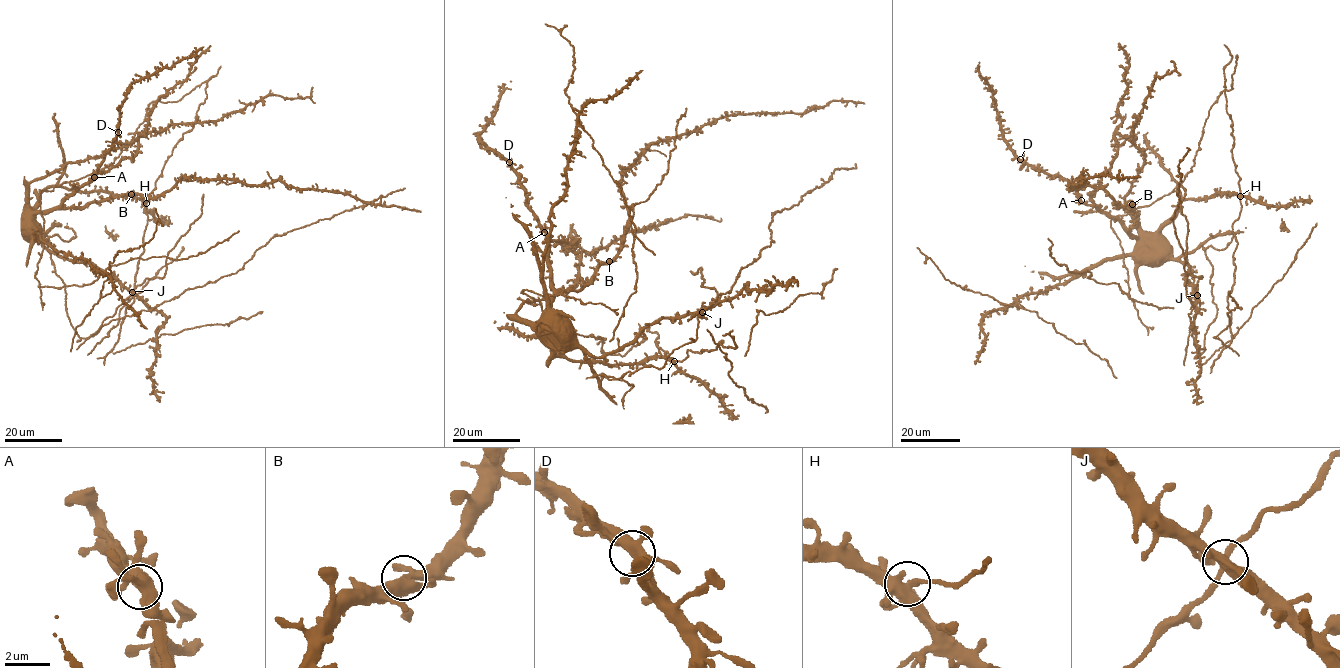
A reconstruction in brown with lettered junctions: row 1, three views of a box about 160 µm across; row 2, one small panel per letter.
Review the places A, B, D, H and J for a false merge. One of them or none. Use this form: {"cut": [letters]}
{"cut": []}

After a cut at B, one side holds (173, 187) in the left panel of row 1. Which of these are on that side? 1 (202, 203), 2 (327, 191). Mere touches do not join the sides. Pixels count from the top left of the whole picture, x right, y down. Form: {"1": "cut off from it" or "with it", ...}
{"1": "cut off from it", "2": "with it"}

